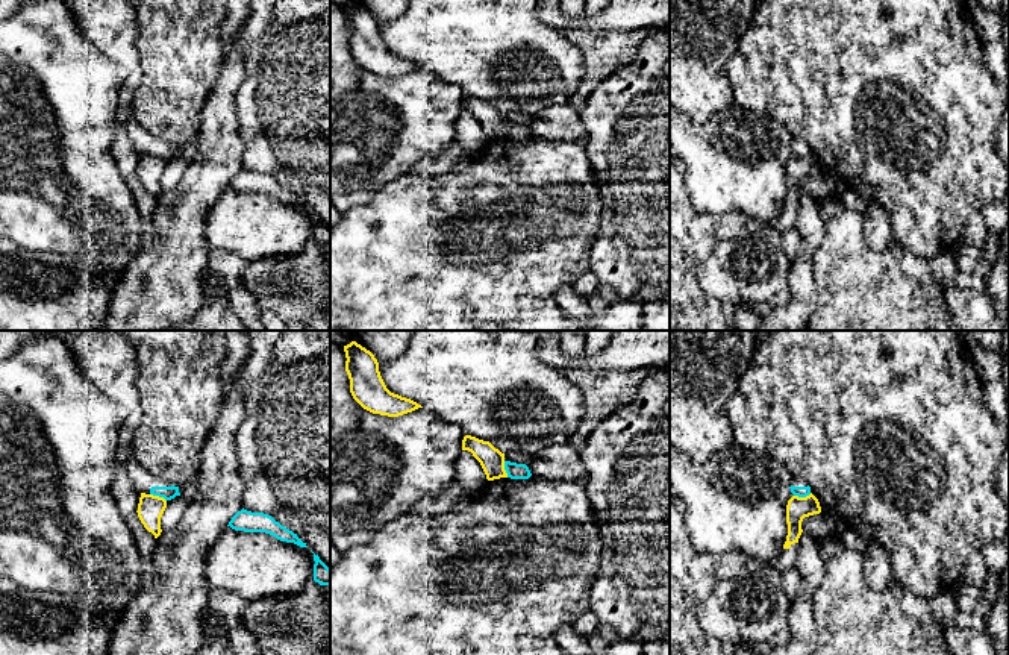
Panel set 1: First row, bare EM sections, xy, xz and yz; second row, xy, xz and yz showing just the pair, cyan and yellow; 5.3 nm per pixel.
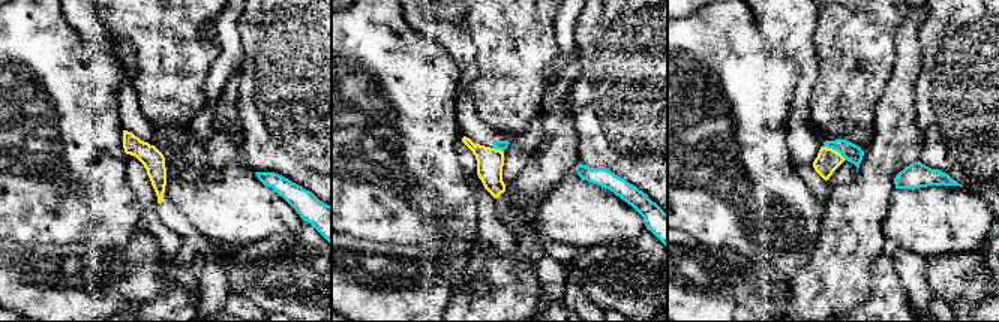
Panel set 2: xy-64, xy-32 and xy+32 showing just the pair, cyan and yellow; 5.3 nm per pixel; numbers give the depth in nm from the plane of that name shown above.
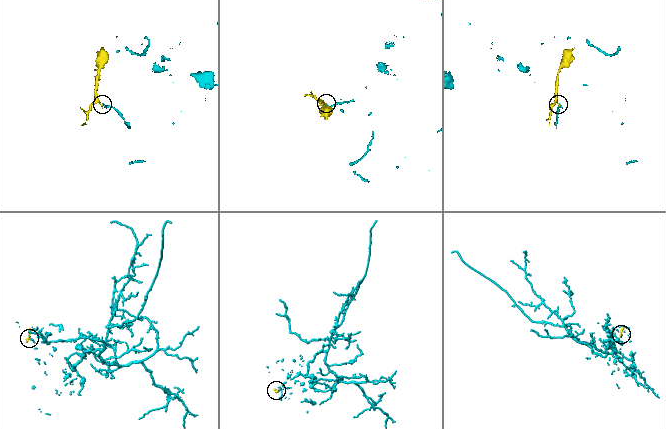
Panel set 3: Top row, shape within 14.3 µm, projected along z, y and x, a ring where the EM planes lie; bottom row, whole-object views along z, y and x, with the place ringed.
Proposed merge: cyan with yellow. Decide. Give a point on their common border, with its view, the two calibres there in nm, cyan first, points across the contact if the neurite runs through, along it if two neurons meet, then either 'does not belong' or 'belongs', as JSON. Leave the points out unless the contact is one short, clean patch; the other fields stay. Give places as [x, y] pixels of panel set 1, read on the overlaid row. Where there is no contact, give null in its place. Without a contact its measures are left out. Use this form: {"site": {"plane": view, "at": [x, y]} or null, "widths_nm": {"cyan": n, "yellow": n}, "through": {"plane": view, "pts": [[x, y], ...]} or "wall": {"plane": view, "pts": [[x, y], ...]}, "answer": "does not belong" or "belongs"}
{"site": {"plane": "yz", "at": [802, 496]}, "widths_nm": {"cyan": 60, "yellow": 120}, "wall": {"plane": "yz", "pts": [[811, 493], [794, 496]]}, "answer": "does not belong"}

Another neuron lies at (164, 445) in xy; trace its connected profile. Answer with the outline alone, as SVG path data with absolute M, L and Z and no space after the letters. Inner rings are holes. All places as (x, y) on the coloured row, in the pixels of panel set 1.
M120 331L136 352L136 390L142 418L132 453L150 475L182 487L201 462L201 449L217 422L224 393L220 367L227 355L226 331Z

